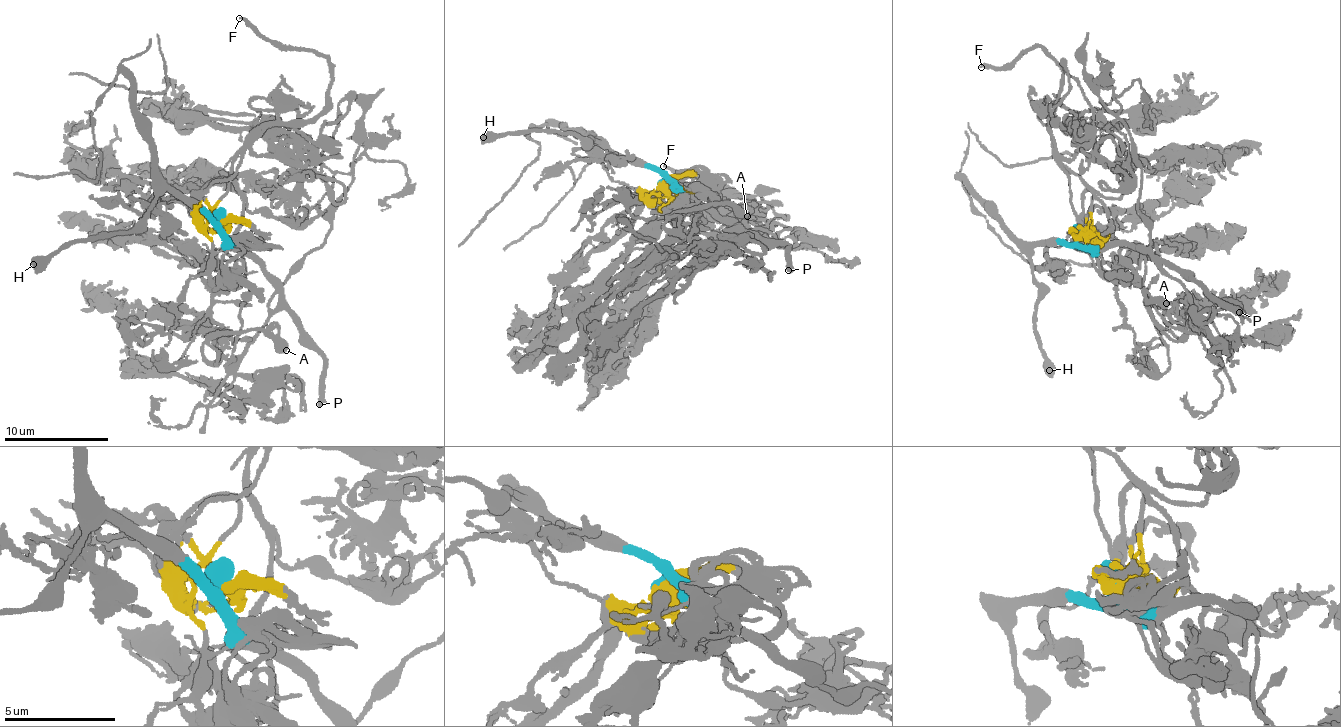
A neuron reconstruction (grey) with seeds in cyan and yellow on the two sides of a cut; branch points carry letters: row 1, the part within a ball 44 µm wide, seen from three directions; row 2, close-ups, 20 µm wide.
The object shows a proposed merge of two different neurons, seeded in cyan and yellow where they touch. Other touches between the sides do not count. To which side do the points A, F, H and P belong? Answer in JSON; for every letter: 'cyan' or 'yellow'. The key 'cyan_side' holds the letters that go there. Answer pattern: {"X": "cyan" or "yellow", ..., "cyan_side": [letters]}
{"A": "yellow", "F": "yellow", "H": "cyan", "P": "cyan", "cyan_side": ["H", "P"]}

